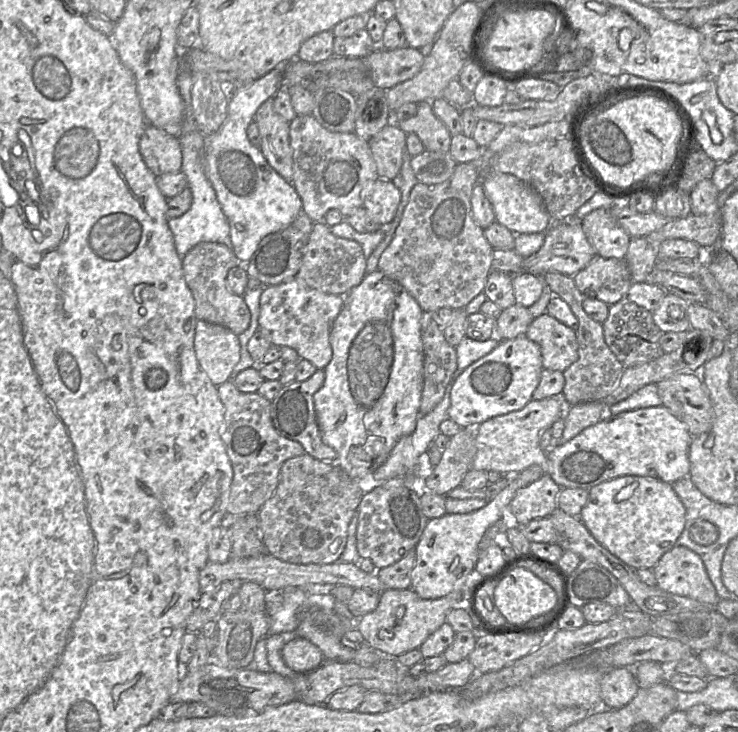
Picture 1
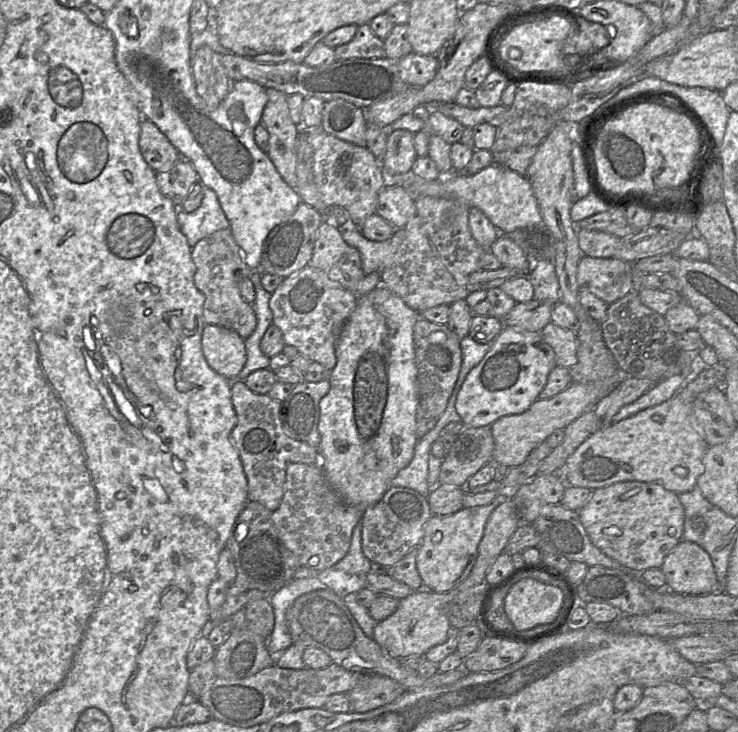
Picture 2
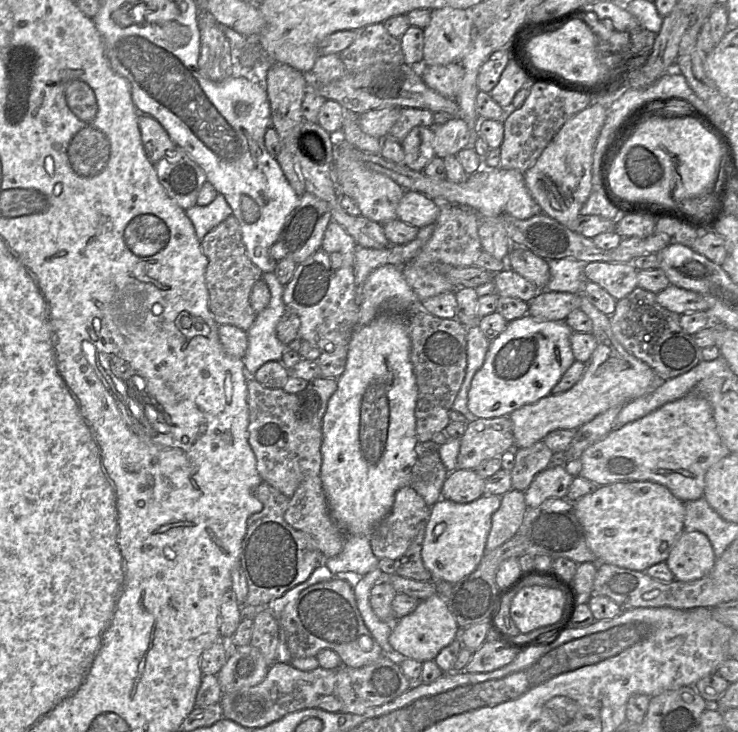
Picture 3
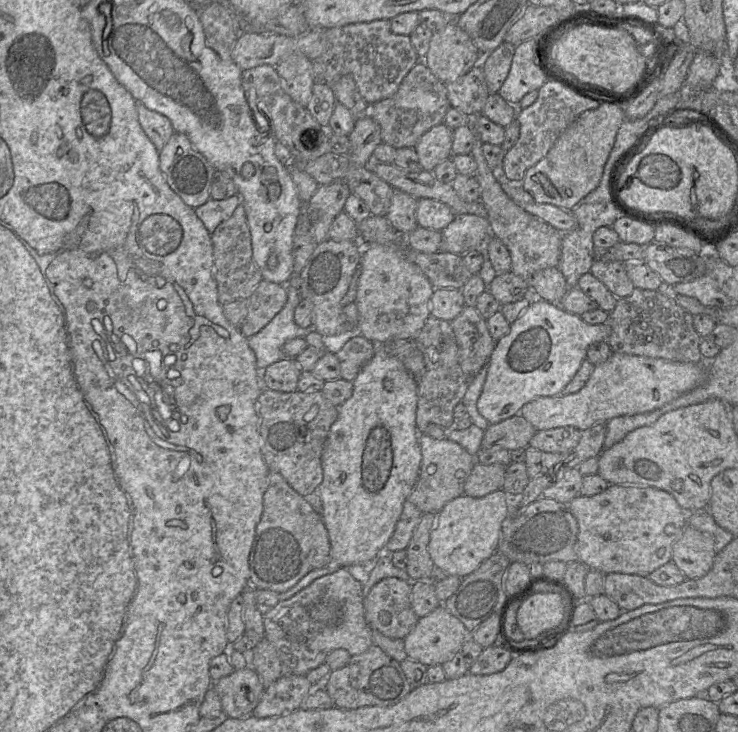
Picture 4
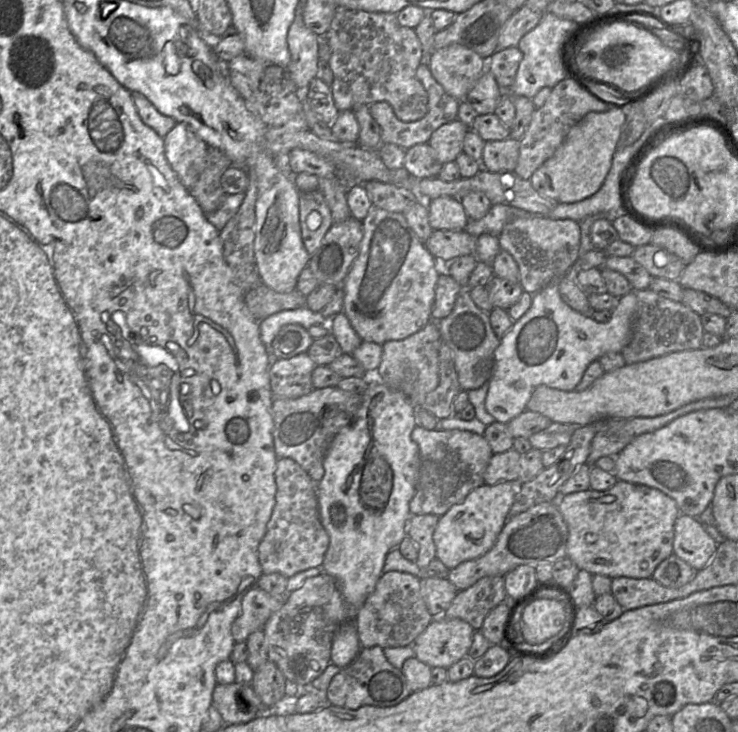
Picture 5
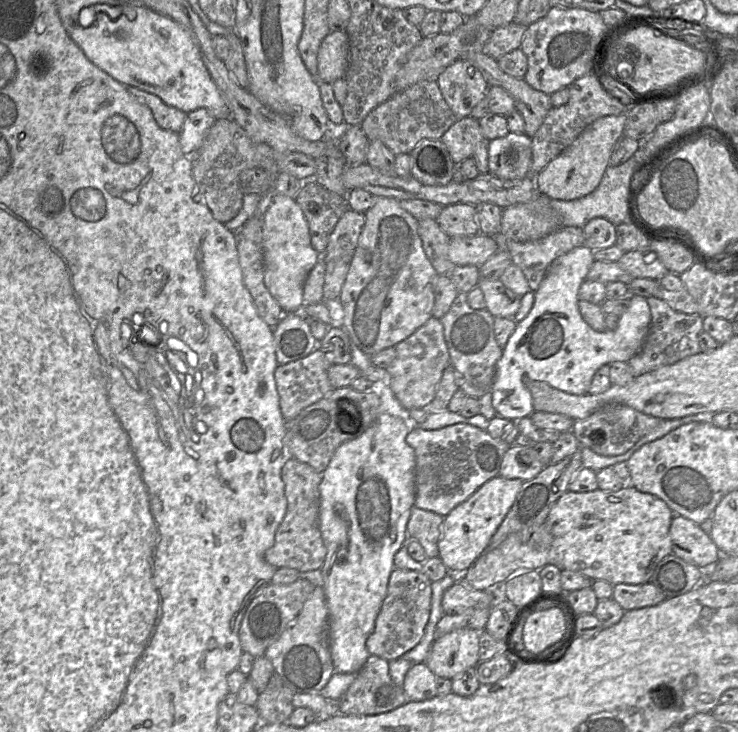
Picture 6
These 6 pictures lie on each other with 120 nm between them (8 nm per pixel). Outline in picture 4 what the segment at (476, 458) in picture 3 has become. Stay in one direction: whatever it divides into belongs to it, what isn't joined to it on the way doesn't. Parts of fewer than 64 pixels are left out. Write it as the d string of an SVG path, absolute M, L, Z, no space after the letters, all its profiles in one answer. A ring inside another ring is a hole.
M516 414L484 430L481 448L501 447L509 451L526 448L537 431L521 415Z

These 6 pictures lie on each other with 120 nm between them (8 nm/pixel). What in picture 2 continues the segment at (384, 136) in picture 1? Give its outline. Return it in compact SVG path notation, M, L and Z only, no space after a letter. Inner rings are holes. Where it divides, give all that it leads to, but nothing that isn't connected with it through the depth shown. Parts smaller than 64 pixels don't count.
M398 129L388 135L386 153L380 161L387 175L400 175L412 170L417 157L414 133Z

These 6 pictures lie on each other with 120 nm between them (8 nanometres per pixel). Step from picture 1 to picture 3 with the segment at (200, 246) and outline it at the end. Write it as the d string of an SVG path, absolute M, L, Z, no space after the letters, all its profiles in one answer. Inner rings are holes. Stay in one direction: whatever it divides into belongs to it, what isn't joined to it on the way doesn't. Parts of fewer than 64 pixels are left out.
M230 215L210 232L205 234L200 240L200 243L201 249L208 260L205 281L209 292L209 309L215 321L219 325L230 324L246 332L252 326L256 317L250 304L250 293L255 282L262 278L262 272L251 262L247 255L237 219L233 215Z

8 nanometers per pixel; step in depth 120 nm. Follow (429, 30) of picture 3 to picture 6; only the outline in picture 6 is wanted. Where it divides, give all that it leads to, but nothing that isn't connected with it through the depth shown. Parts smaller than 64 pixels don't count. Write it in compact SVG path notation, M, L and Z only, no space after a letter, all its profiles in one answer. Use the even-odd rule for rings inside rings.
M466 59L449 65L439 75L437 84L457 120L470 116L489 88L482 72Z

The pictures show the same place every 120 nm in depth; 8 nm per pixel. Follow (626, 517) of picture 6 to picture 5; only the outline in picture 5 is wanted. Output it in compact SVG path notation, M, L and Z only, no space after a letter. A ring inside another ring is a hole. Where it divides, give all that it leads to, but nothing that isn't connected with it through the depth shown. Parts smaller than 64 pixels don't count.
M618 481L605 491L585 490L559 496L557 507L568 528L566 557L579 569L610 578L650 578L656 567L673 553L674 524L680 510L677 503L656 488Z

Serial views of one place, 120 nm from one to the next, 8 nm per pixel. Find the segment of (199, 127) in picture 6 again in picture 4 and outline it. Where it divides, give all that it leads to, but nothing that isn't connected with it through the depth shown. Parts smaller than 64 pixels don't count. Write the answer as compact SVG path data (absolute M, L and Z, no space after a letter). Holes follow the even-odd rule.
M178 132L173 133L159 153L159 166L170 188L186 205L197 208L208 201L212 178L216 169L193 147L187 135Z

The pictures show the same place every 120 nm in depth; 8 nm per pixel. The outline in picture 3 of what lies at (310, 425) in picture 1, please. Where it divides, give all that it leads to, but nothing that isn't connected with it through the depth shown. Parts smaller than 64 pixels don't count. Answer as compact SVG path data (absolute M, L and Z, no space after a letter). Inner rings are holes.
M315 378L298 393L298 416L312 426L321 426L327 403L337 389L337 380Z

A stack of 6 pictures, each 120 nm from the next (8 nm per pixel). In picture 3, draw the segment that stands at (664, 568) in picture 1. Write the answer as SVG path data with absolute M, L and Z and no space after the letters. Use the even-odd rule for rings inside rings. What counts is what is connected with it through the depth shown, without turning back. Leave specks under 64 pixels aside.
M683 531L666 560L674 579L690 582L708 575L716 563L709 538L698 531Z

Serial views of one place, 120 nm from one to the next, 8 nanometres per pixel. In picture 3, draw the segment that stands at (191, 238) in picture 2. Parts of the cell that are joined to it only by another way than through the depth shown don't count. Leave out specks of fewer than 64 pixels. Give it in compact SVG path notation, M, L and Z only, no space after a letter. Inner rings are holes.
M220 193L208 205L195 205L185 210L187 217L192 222L197 237L201 240L205 234L232 215L232 209Z

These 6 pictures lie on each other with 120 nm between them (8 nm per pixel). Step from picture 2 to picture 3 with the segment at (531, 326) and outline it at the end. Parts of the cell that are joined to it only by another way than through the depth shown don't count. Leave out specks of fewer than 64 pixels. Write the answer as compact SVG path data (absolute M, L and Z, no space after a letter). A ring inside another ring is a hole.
M569 292L540 293L529 303L530 316L541 321L565 321L570 312L580 309L581 294Z

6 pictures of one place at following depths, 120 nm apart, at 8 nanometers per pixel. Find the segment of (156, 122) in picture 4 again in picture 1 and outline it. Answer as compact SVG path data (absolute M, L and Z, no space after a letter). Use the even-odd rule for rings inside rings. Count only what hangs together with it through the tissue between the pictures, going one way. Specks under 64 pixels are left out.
M147 125L140 138L139 150L145 164L156 177L181 171L179 139L166 131Z

